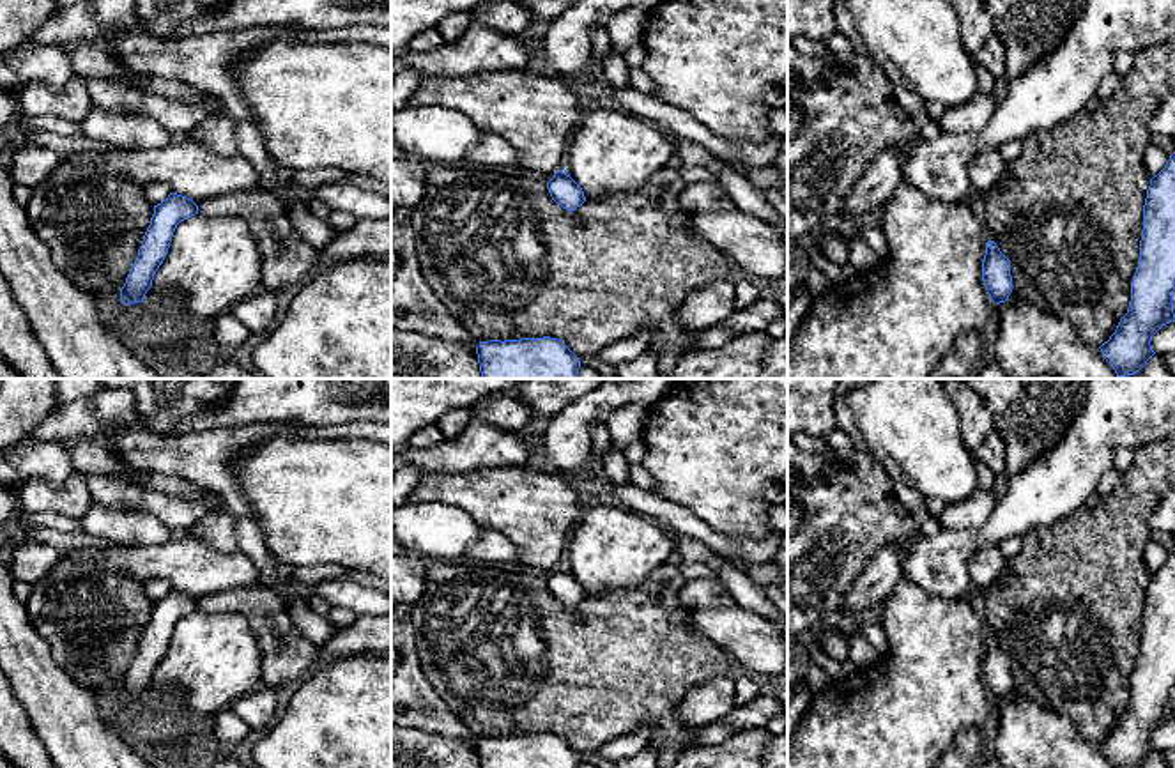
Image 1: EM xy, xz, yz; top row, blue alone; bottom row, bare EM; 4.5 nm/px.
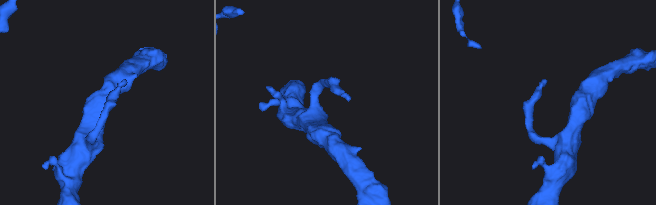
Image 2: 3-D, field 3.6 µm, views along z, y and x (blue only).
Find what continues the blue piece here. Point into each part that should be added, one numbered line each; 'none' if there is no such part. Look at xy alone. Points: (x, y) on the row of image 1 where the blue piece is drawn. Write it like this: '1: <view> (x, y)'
none

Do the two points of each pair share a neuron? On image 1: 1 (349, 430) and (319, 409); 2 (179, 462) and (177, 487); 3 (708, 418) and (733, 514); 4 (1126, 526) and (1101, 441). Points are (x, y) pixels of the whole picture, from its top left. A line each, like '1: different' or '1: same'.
1: different
2: different
3: same
4: different

